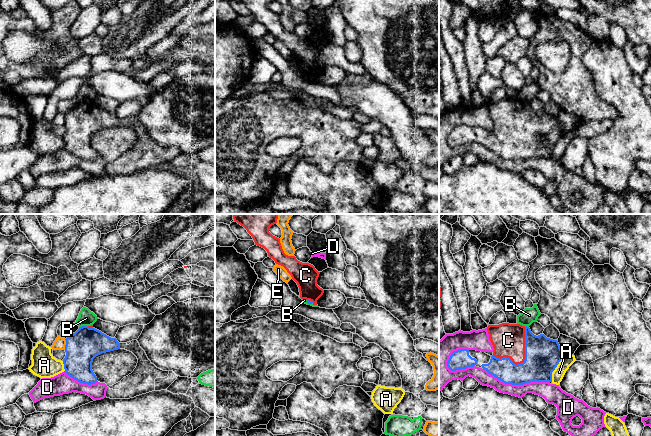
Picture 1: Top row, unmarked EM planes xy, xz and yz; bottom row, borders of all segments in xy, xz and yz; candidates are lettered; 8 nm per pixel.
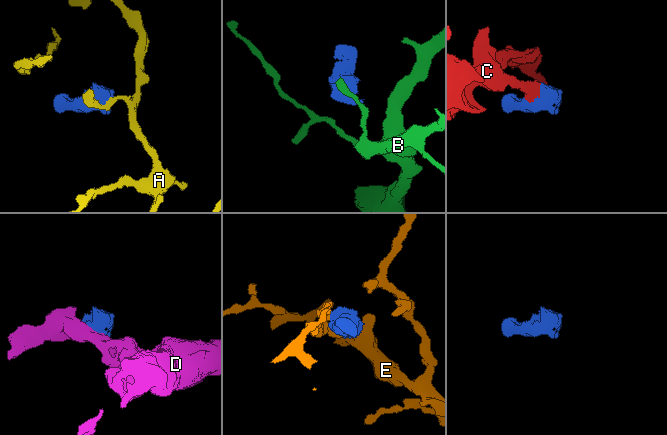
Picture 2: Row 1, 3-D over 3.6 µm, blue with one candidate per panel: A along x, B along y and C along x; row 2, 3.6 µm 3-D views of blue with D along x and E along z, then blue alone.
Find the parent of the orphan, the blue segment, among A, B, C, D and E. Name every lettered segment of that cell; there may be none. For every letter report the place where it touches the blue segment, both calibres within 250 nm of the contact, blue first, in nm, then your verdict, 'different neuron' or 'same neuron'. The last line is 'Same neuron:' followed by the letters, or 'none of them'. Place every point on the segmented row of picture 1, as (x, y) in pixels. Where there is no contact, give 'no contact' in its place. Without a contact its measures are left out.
A: meets blue in yz at (558, 363); 280 nm thick on the blue side, 90 nm on the other; different neuron
B: meets blue in xy at (83, 326); 260 nm thick on the blue side, 130 nm on the other; different neuron
C: meets blue in yz at (524, 360); 280 nm thick on the blue side, 260 nm on the other; same neuron
D: meets blue in yz at (516, 384); 240 nm thick on the blue side, 130 nm on the other; different neuron
E: meets blue in xy at (66, 344); 260 nm thick on the blue side, 100 nm on the other; different neuron
Same neuron: C

